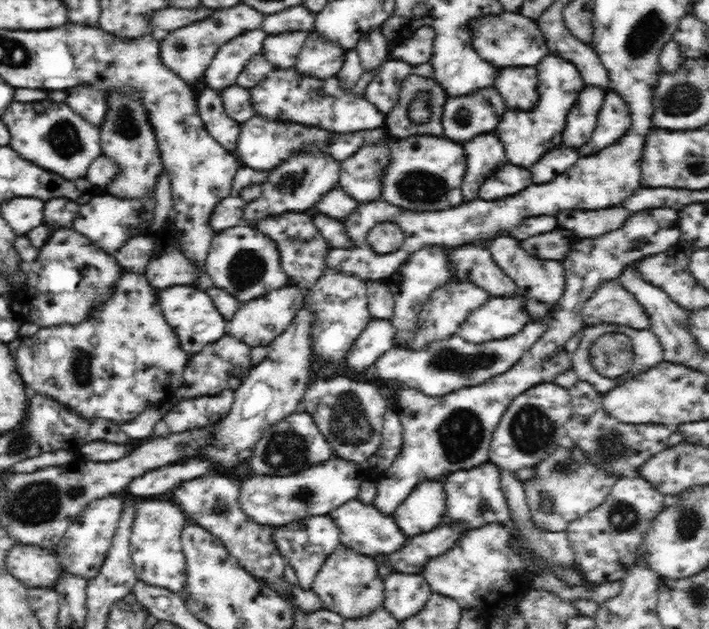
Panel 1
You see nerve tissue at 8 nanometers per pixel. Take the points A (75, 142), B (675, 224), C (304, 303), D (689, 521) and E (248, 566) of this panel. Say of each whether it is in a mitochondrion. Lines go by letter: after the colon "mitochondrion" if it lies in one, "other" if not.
A: mitochondrion
B: other
C: other
D: mitochondrion
E: other

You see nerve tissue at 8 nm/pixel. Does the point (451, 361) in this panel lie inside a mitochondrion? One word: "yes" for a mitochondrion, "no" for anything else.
yes

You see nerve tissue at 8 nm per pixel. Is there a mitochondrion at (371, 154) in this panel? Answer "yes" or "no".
yes

